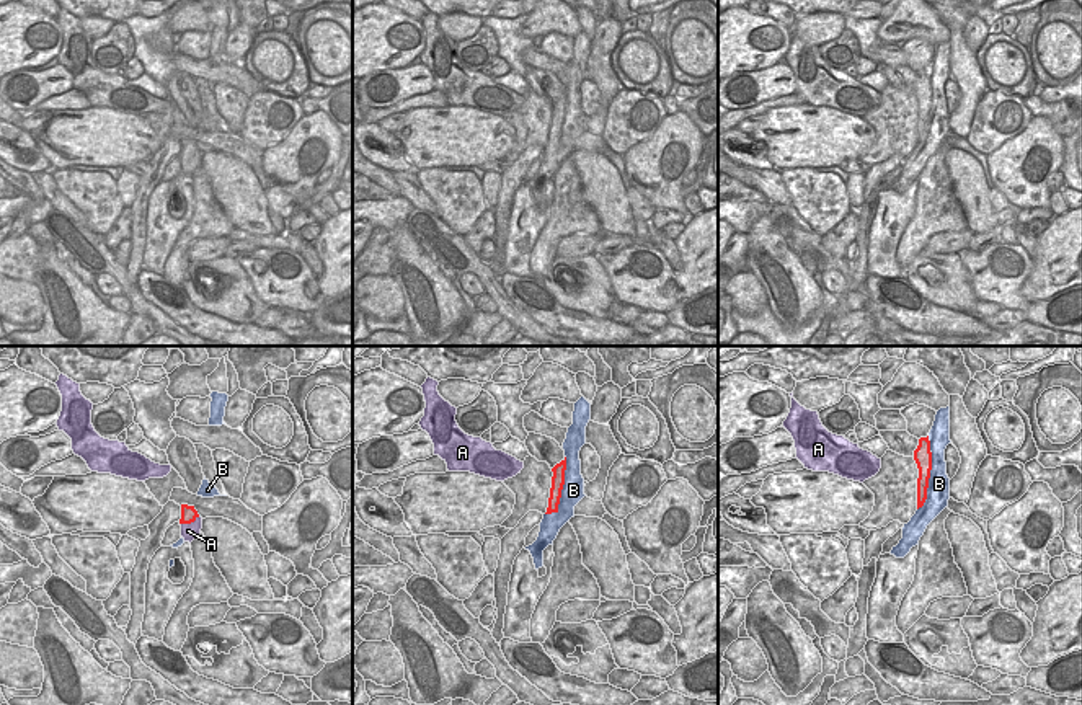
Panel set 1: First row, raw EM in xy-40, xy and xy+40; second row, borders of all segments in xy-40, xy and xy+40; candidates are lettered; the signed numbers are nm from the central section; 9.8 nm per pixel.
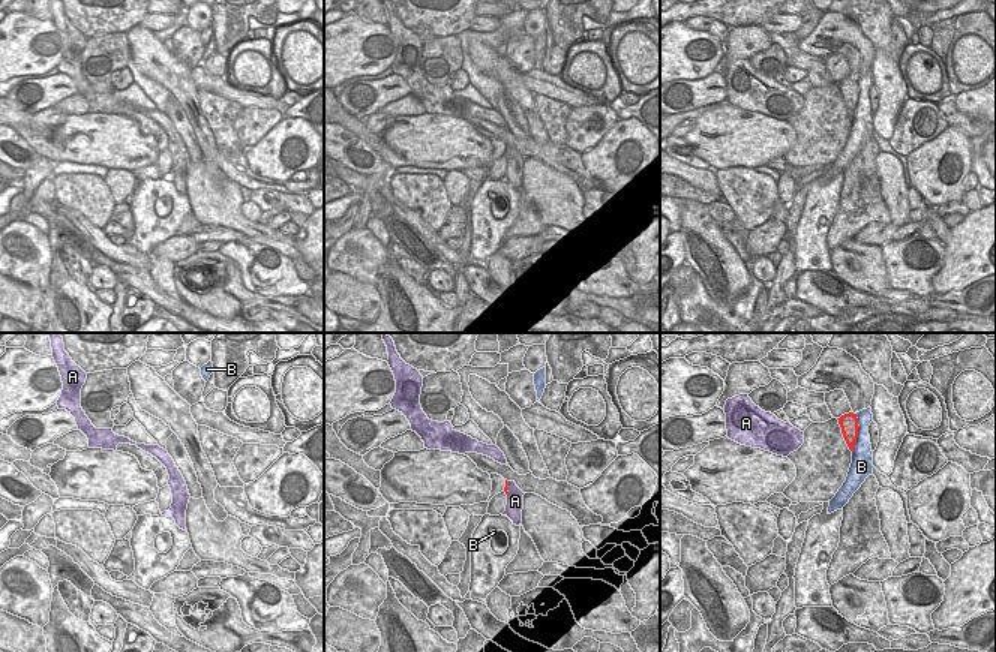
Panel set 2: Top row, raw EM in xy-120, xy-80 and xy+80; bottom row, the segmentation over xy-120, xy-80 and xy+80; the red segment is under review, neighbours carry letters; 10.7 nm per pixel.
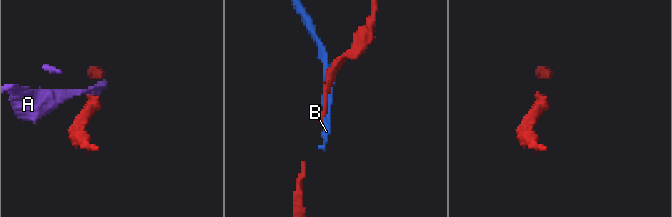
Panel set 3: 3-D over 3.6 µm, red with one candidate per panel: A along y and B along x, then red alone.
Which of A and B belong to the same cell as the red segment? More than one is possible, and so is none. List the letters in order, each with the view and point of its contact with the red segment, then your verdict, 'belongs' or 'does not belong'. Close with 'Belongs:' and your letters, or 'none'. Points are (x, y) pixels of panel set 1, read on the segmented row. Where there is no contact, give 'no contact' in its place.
A: xy-40 (190, 523) | does not belong
B: xy+40 (929, 474) | does not belong
Belongs: none

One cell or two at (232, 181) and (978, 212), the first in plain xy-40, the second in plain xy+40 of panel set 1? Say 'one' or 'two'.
one

